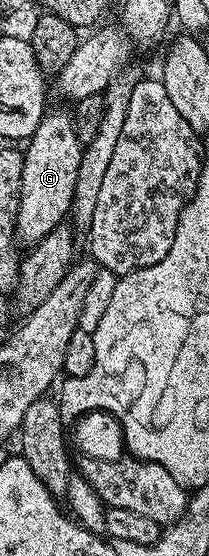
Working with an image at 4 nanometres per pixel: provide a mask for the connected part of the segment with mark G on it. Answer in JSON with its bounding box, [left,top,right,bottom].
[16,110,84,245]

